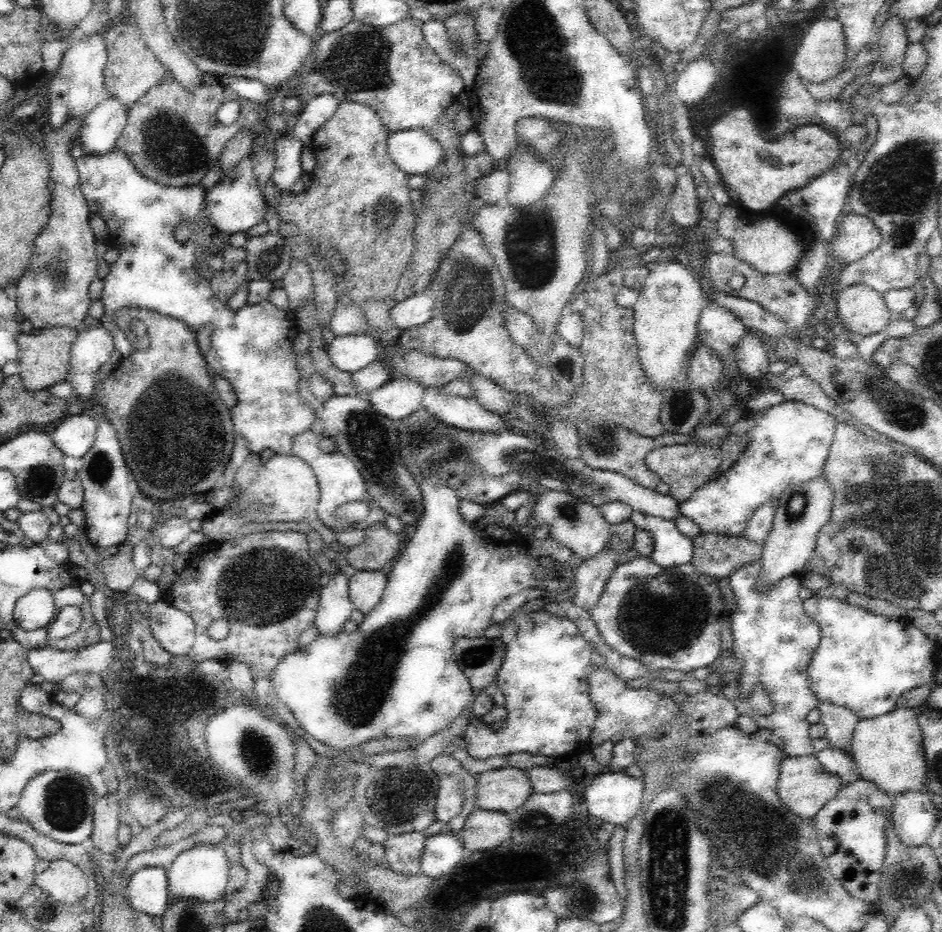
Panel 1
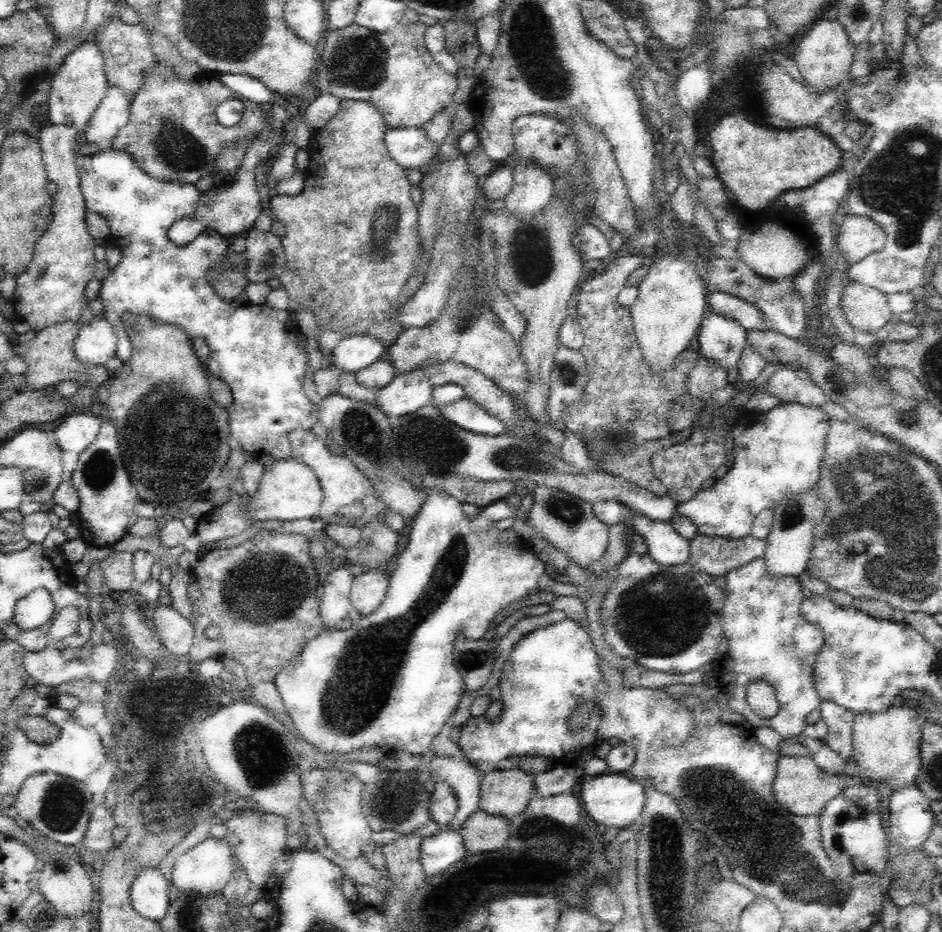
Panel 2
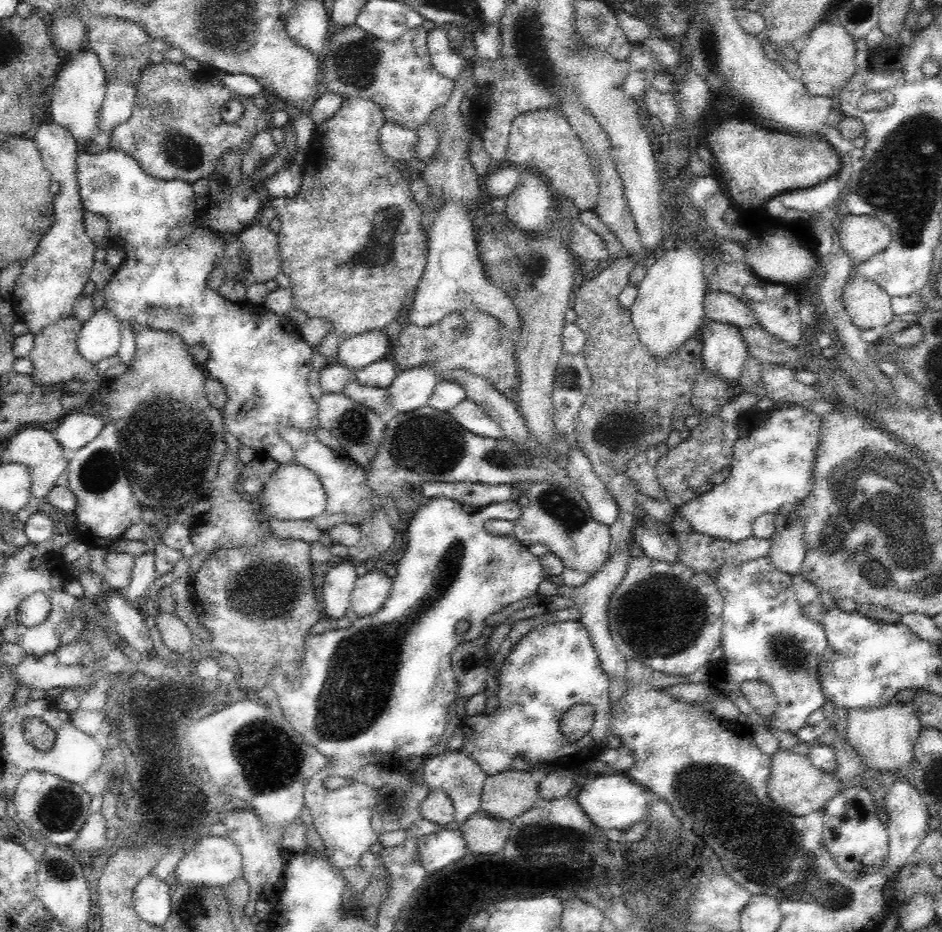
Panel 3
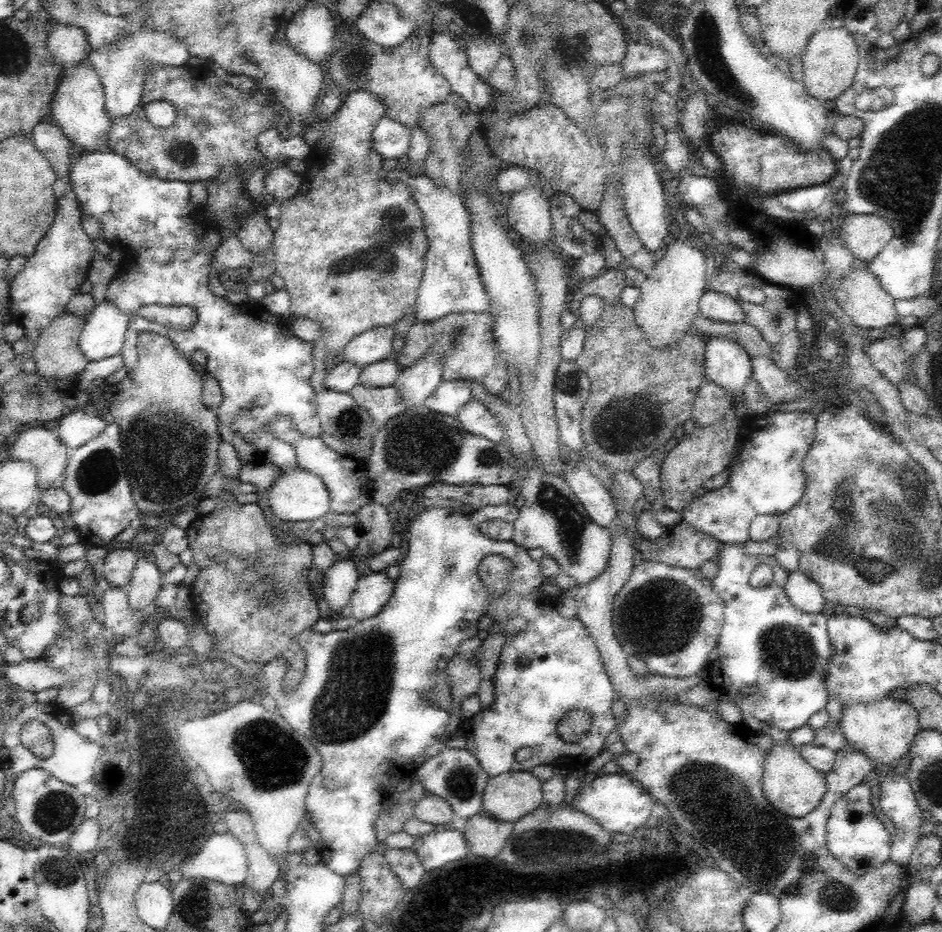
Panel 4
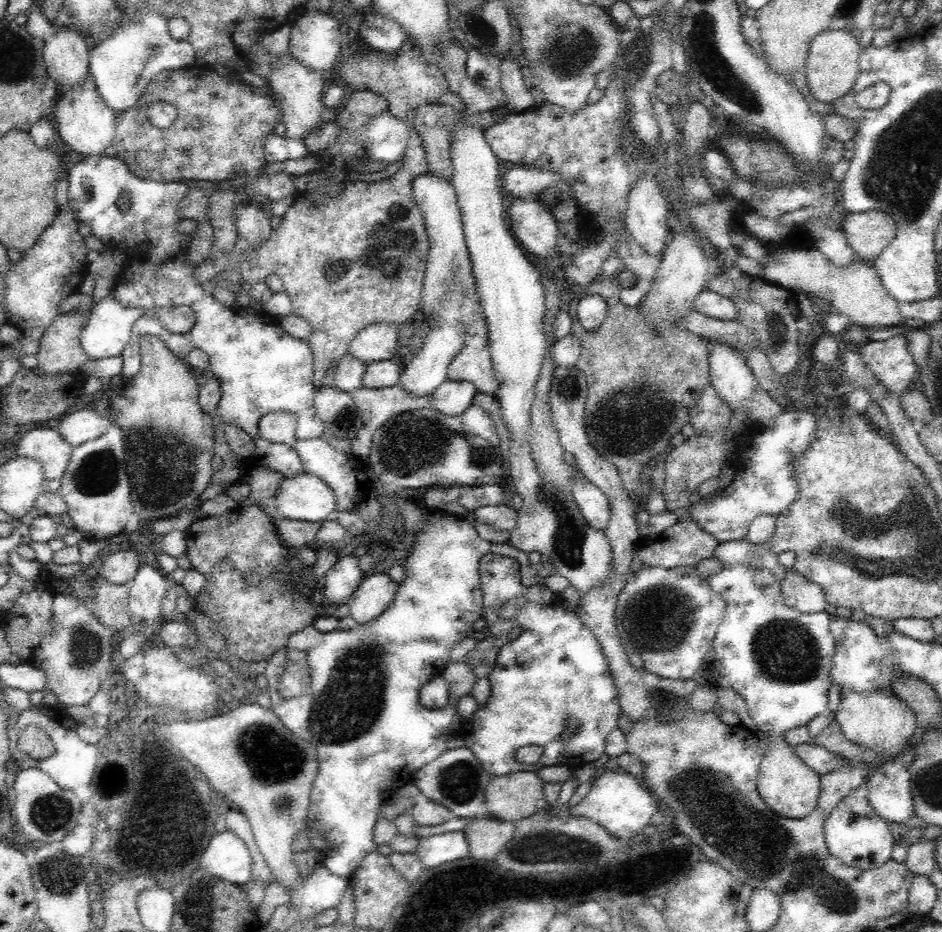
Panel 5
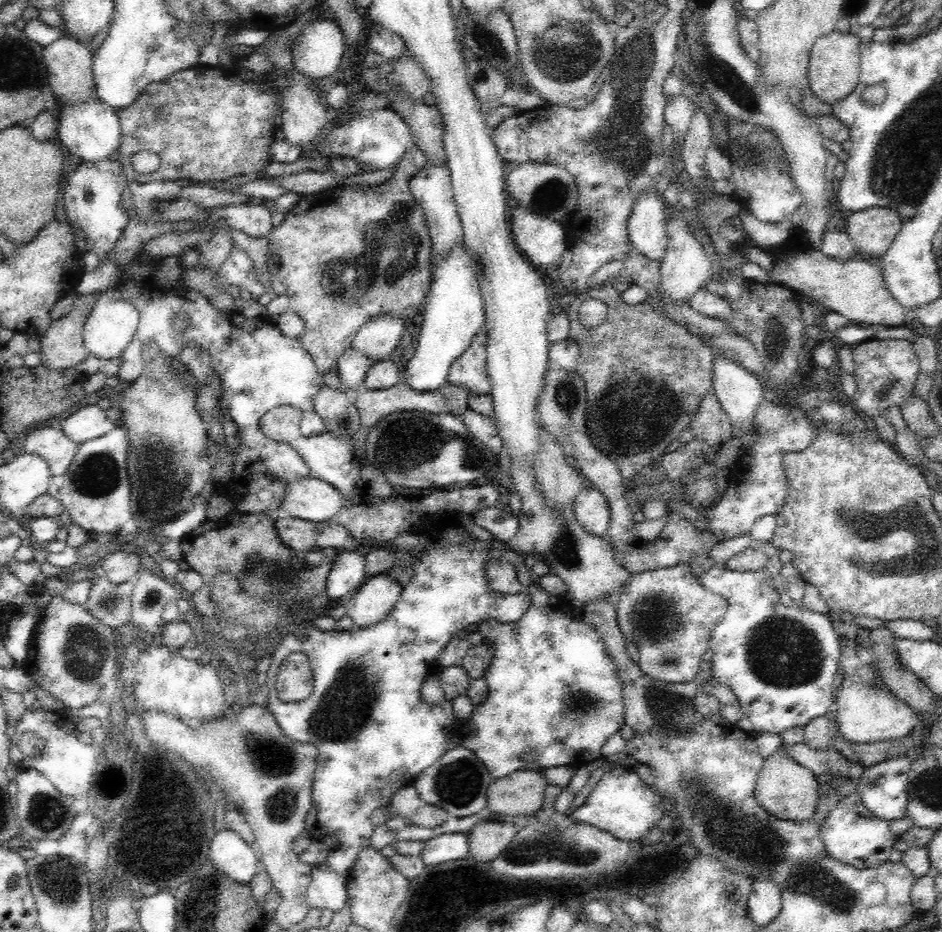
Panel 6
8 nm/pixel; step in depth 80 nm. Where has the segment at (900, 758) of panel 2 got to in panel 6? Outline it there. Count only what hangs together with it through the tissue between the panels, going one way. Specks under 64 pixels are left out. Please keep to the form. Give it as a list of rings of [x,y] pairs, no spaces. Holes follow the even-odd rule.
[[[846,679],[839,686],[833,704],[836,708],[835,720],[839,734],[850,742],[895,741],[910,734],[914,729],[924,726],[920,715],[903,700],[890,693],[889,689],[881,683],[869,686],[869,684],[857,684]]]

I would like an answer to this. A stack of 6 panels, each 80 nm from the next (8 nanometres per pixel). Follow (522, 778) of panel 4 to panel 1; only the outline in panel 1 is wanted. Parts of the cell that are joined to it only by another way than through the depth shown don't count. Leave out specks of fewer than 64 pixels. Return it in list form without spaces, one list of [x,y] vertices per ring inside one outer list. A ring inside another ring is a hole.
[[[504,766],[475,775],[475,807],[500,810],[506,813],[518,810],[533,792],[528,773],[524,769]]]

